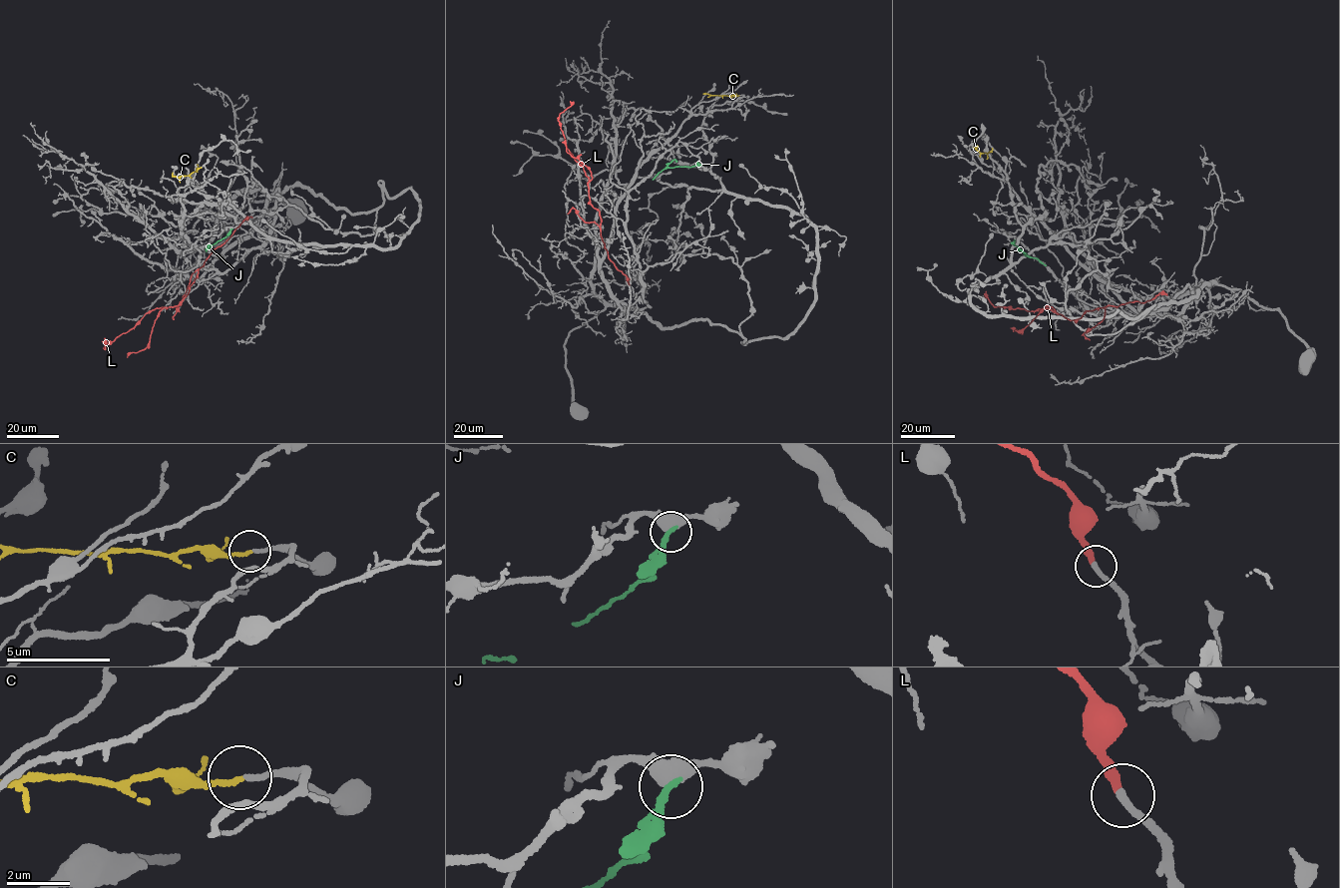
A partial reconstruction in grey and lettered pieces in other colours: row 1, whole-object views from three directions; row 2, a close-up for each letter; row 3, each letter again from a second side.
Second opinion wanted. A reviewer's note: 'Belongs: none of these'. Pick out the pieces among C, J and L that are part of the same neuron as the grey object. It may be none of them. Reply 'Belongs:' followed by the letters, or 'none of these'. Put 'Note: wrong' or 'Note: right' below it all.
Belongs: C
Note: wrong

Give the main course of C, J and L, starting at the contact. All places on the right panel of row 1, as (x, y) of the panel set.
C: (973, 147), (982, 153), (987, 153), (992, 148)
J: (1015, 240), (1015, 245), (1046, 265)
L: (1166, 295), (1160, 292), (1144, 302), (1097, 307), (1074, 320), (1048, 305), (1032, 311), (995, 306), (986, 291)

